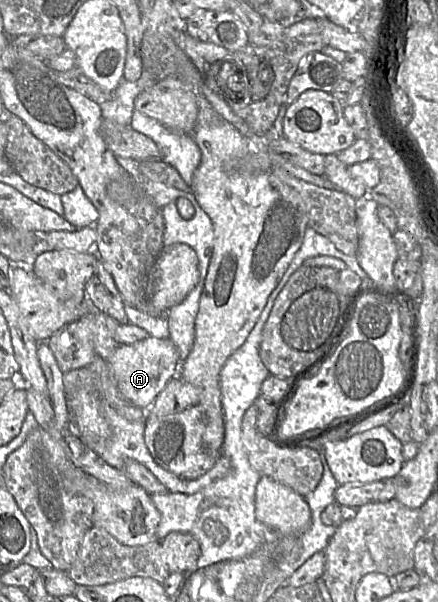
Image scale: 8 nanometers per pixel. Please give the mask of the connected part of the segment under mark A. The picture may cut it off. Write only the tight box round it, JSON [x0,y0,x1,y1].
[110,336,179,411]

